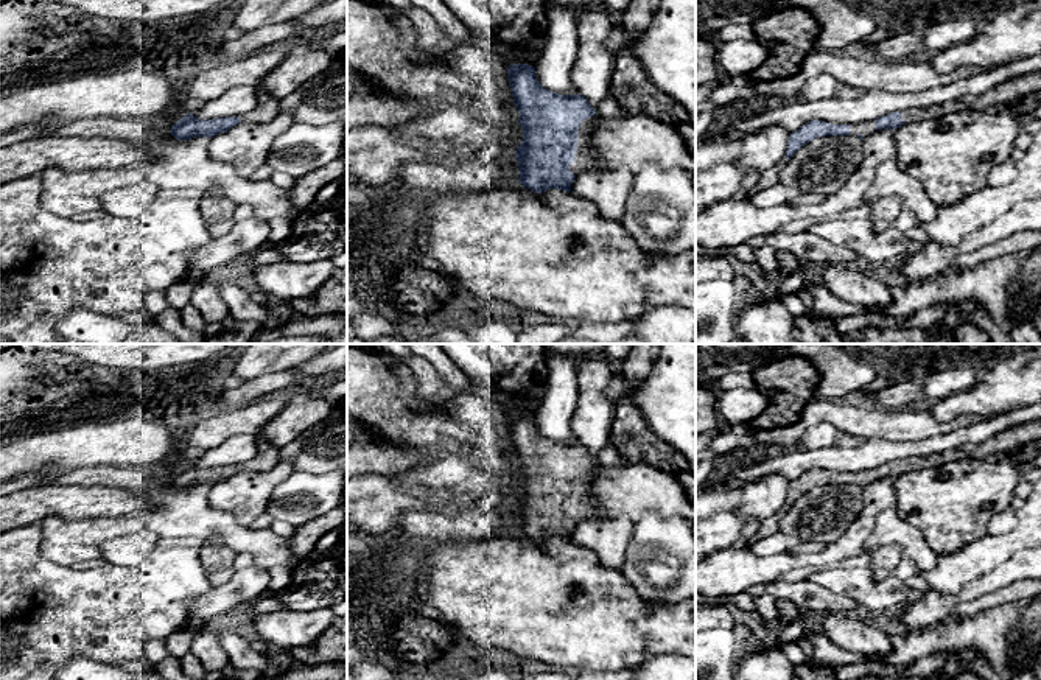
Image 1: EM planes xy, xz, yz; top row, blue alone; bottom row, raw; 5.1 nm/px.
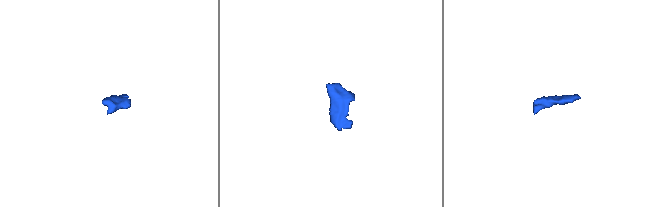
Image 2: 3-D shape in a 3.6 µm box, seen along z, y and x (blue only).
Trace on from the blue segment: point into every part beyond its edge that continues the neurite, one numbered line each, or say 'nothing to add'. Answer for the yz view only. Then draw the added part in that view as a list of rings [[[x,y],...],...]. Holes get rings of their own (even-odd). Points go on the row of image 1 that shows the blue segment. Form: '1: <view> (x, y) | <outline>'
1: yz (1007, 94) | [[[1035,72],[1019,78],[1011,78],[980,95],[965,95],[957,100],[946,101],[940,106],[903,110],[901,117],[904,120],[904,124],[909,124],[924,120],[935,120],[952,112],[985,112],[993,110],[997,106],[1013,107],[1021,98],[1036,93],[1039,90],[1041,72]]]

